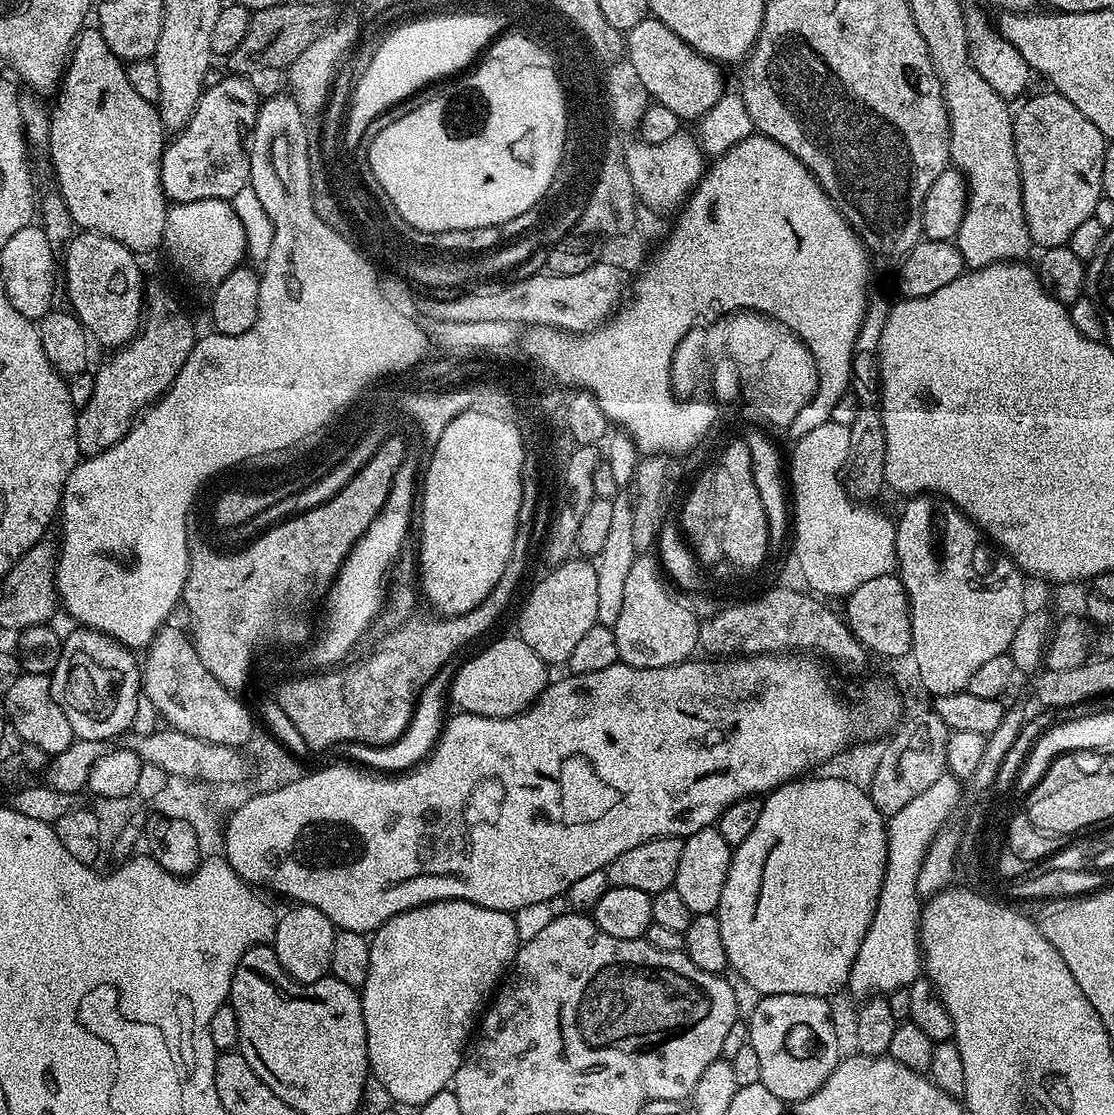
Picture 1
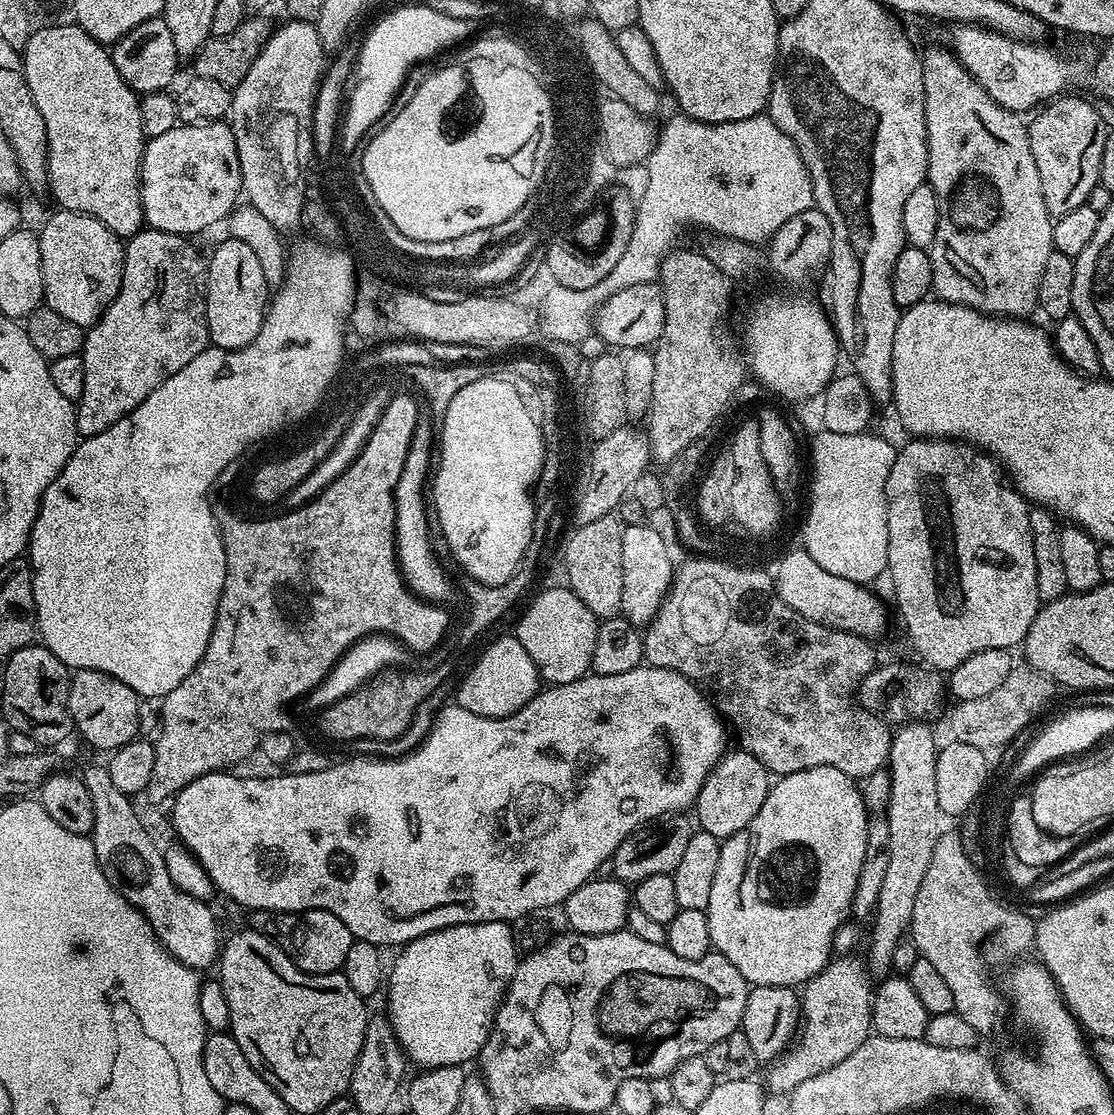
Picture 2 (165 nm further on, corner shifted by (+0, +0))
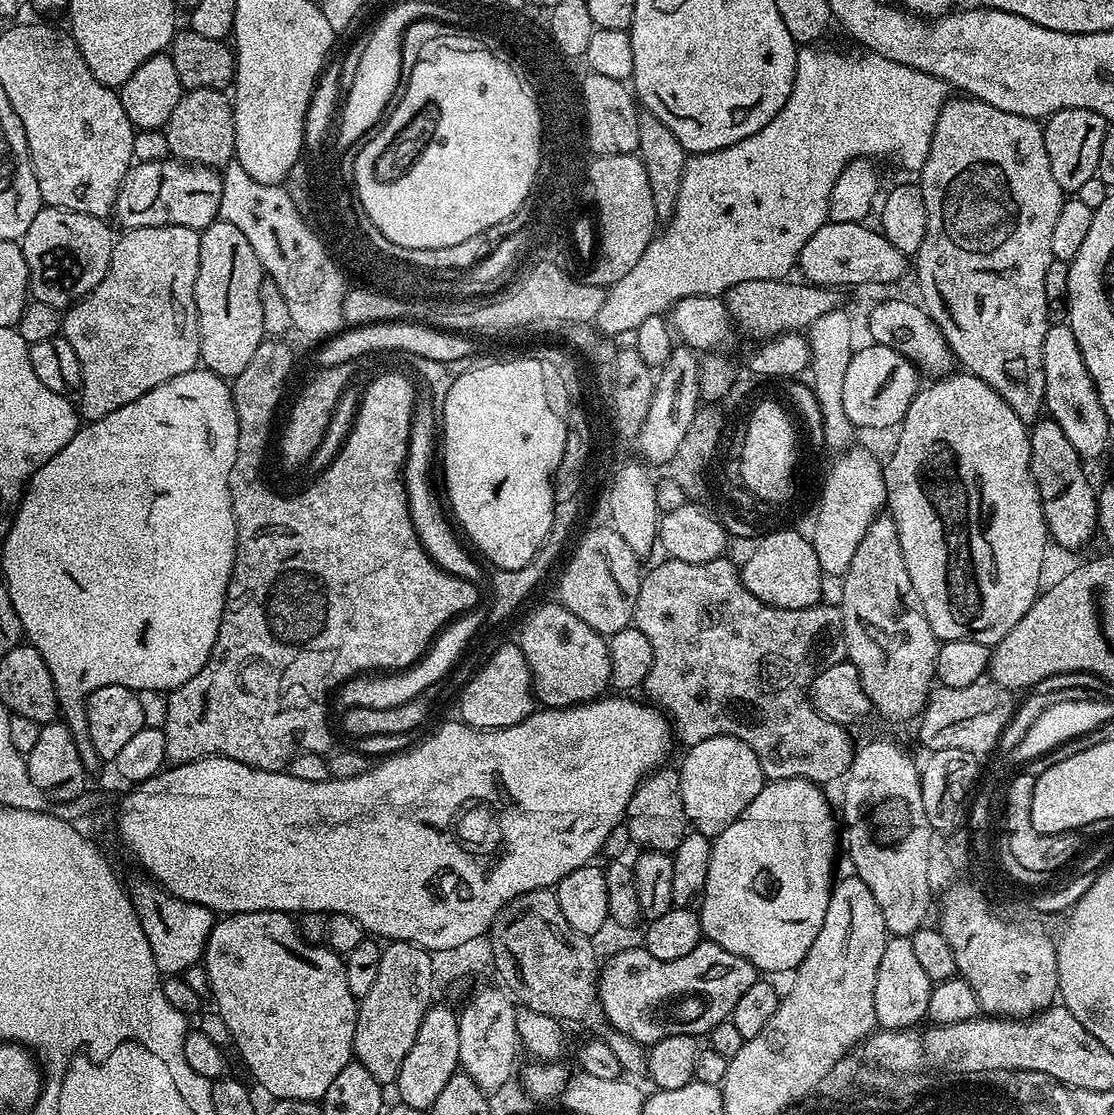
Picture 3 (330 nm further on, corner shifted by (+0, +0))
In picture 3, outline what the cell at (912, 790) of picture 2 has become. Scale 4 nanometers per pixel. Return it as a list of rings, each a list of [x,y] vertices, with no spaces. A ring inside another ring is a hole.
[[[880,514],[875,521],[866,530],[866,534],[859,542],[858,548],[854,553],[854,558],[850,561],[850,566],[844,572],[842,577],[844,585],[840,588],[840,600],[838,599],[838,607],[842,614],[842,626],[844,627],[844,637],[846,638],[846,650],[848,651],[846,660],[858,670],[860,675],[860,685],[864,687],[864,692],[868,695],[869,702],[872,703],[873,709],[884,716],[893,716],[896,720],[908,720],[919,717],[924,711],[925,704],[932,694],[934,681],[936,680],[936,655],[940,649],[940,644],[936,639],[934,630],[930,630],[930,622],[926,622],[926,614],[920,605],[920,596],[914,594],[914,582],[910,582],[910,573],[906,570],[906,562],[902,558],[902,542],[898,542],[898,526],[894,526],[892,517],[887,514]]]

